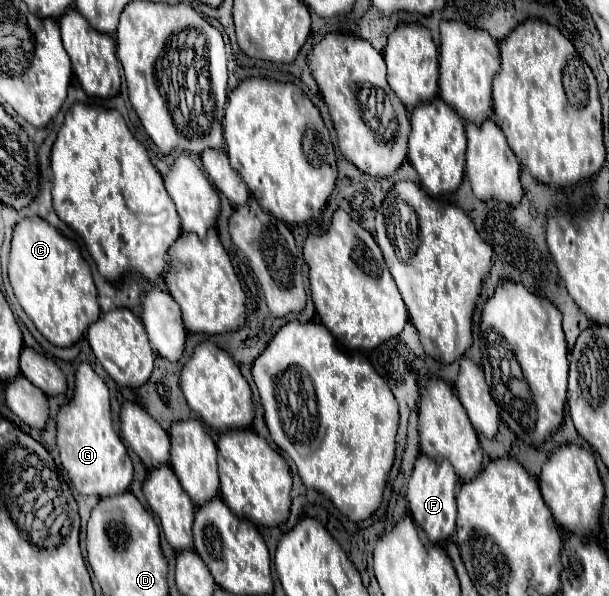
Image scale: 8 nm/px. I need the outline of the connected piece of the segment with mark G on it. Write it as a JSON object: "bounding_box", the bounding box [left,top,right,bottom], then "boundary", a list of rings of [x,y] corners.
{"bounding_box":[56,363,132,497],"boundary":[[[80,363],[76,371],[74,399],[58,413],[56,443],[62,467],[66,467],[78,493],[108,497],[128,491],[132,483],[132,461],[128,459],[120,435],[114,431],[108,387],[88,363]]]}

